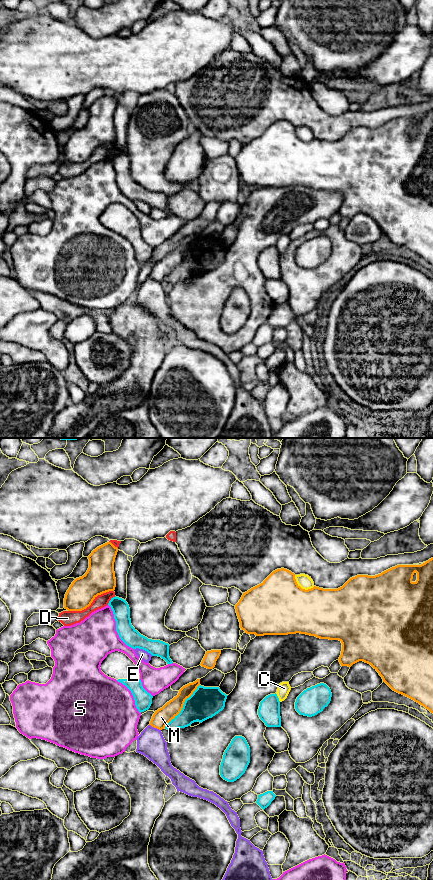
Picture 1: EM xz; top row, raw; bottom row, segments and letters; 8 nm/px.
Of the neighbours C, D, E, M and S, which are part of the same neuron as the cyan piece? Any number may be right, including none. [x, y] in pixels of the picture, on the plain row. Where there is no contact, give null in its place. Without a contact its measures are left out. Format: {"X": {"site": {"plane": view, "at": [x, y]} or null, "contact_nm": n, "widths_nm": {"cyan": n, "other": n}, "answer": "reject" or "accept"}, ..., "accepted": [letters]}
{"C": {"site": {"plane": "xz", "at": [277, 249]}, "contact_nm": 80, "widths_nm": {"cyan": 180, "other": 100}, "answer": "reject"}, "D": {"site": {"plane": "xz", "at": [110, 152]}, "contact_nm": 100, "widths_nm": {"cyan": 140, "other": 100}, "answer": "reject"}, "E": {"site": {"plane": "xz", "at": [143, 201]}, "contact_nm": 160, "widths_nm": {"cyan": 140, "other": 80}, "answer": "reject"}, "M": {"site": {"plane": "xz", "at": [183, 258]}, "contact_nm": 460, "widths_nm": {"cyan": 260, "other": 140}, "answer": "reject"}, "S": {"site": {"plane": "xz", "at": [116, 180]}, "contact_nm": 420, "widths_nm": {"cyan": 140, "other": 360}, "answer": "reject"}, "accepted": []}

